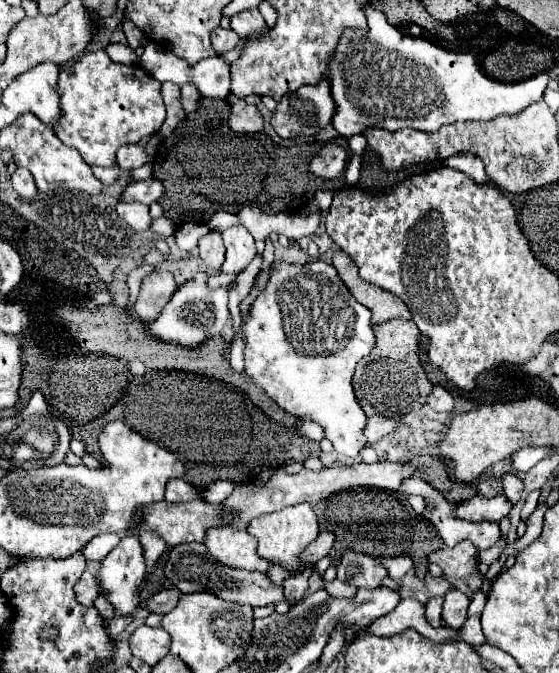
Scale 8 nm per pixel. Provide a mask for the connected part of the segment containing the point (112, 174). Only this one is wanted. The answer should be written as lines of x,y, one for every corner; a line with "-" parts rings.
91,166
93,175
95,177
99,177
103,183
113,183
115,179
117,179
117,175
119,175
119,171
115,169
115,167
105,168
99,166

